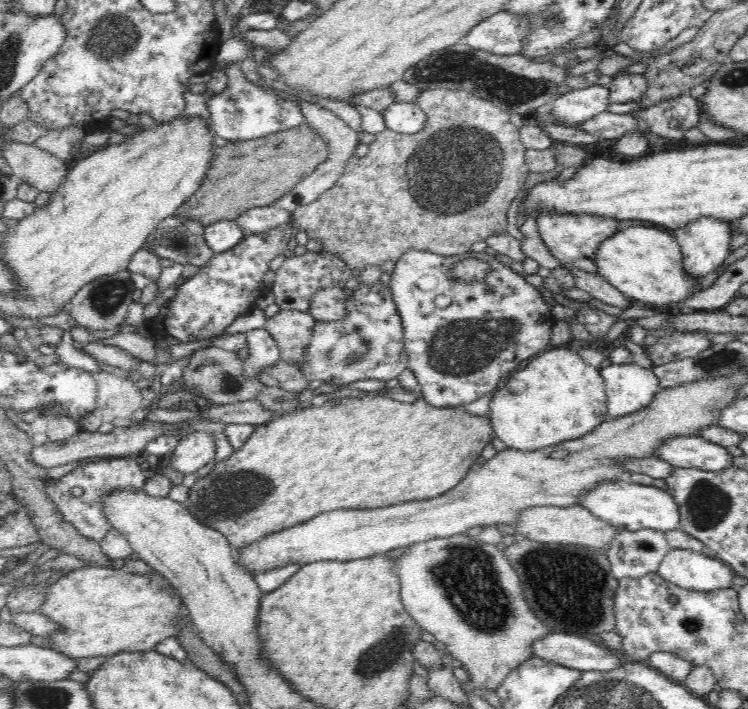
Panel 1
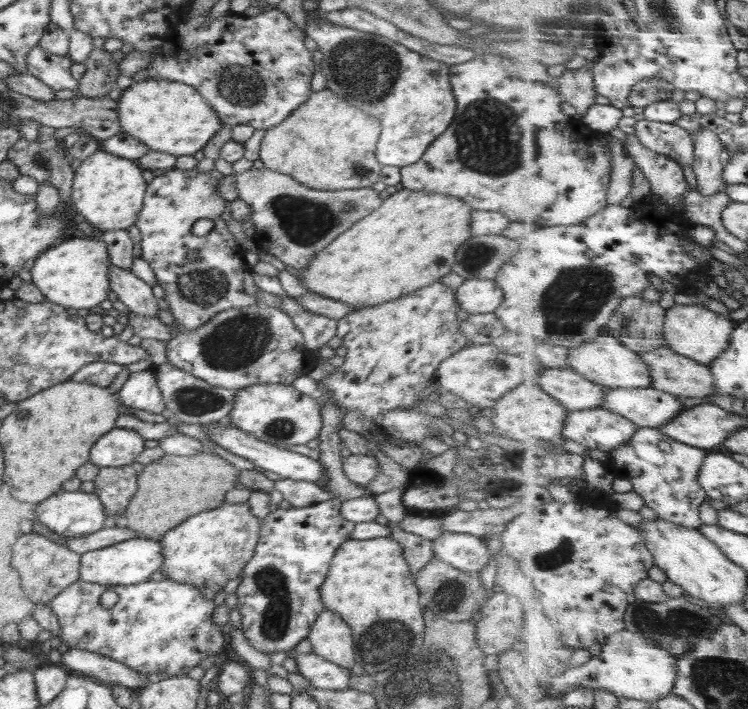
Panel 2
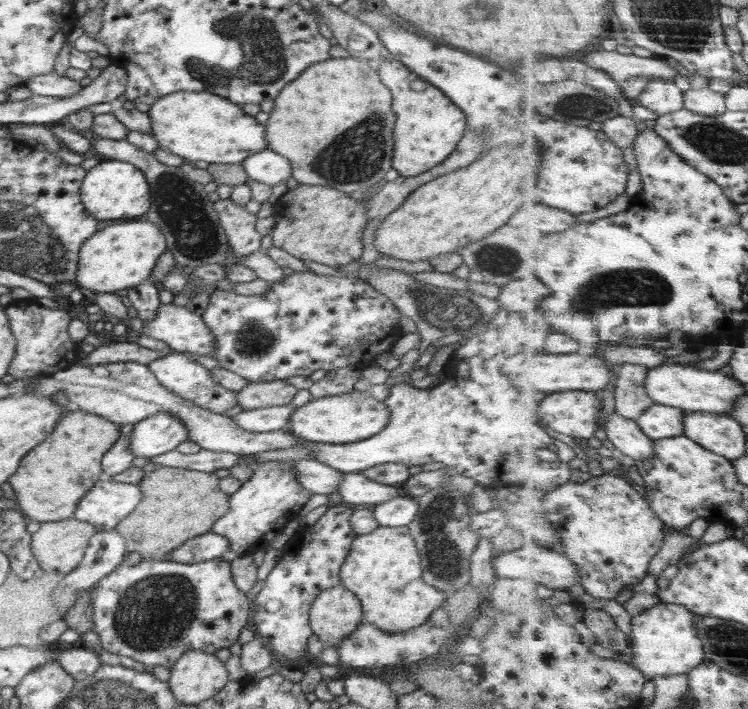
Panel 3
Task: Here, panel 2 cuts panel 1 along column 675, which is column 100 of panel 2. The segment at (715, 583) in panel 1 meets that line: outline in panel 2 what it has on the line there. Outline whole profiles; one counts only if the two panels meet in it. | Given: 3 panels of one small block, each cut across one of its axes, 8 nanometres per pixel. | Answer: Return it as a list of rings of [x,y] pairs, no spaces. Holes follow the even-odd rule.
[[[142,536],[118,542],[104,549],[92,550],[81,556],[80,580],[98,586],[126,586],[149,581],[149,577],[158,572],[165,562],[163,547],[160,542],[148,540]]]

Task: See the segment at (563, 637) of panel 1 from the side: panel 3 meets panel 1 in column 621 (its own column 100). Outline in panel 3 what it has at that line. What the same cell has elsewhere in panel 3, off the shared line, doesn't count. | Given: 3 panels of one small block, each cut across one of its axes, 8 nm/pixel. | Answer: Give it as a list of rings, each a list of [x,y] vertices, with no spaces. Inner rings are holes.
[[[84,647],[72,648],[72,650],[61,652],[56,658],[56,661],[76,681],[81,681],[87,676],[94,674],[102,664],[99,654]]]

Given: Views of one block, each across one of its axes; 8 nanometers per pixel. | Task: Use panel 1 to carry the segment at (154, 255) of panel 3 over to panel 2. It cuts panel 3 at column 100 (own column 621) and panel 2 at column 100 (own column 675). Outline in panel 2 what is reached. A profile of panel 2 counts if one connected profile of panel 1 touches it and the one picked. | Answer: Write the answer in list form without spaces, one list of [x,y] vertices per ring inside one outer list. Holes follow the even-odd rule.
[[[65,237],[34,259],[30,269],[32,284],[50,302],[66,309],[89,311],[110,294],[110,264],[110,255],[102,238]]]

